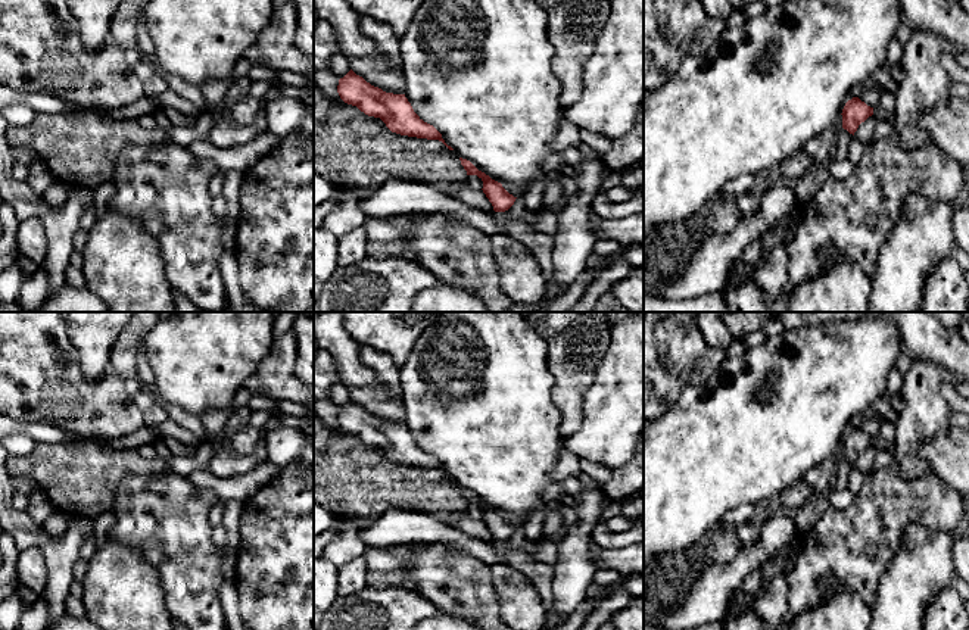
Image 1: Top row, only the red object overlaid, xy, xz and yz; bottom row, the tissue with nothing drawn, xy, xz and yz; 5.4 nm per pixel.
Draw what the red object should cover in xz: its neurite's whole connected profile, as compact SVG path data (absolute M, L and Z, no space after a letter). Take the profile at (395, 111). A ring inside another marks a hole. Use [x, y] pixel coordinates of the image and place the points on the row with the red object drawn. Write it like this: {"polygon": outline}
{"polygon": "M352 69L339 79L337 93L345 103L356 106L368 116L380 118L392 132L439 140L449 150L454 150L433 125L424 122L414 112L405 94L386 93L367 82Z"}

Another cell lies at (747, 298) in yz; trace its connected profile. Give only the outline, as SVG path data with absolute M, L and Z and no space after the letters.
M755 281L725 289L725 299L730 312L769 312L763 302L763 291Z

